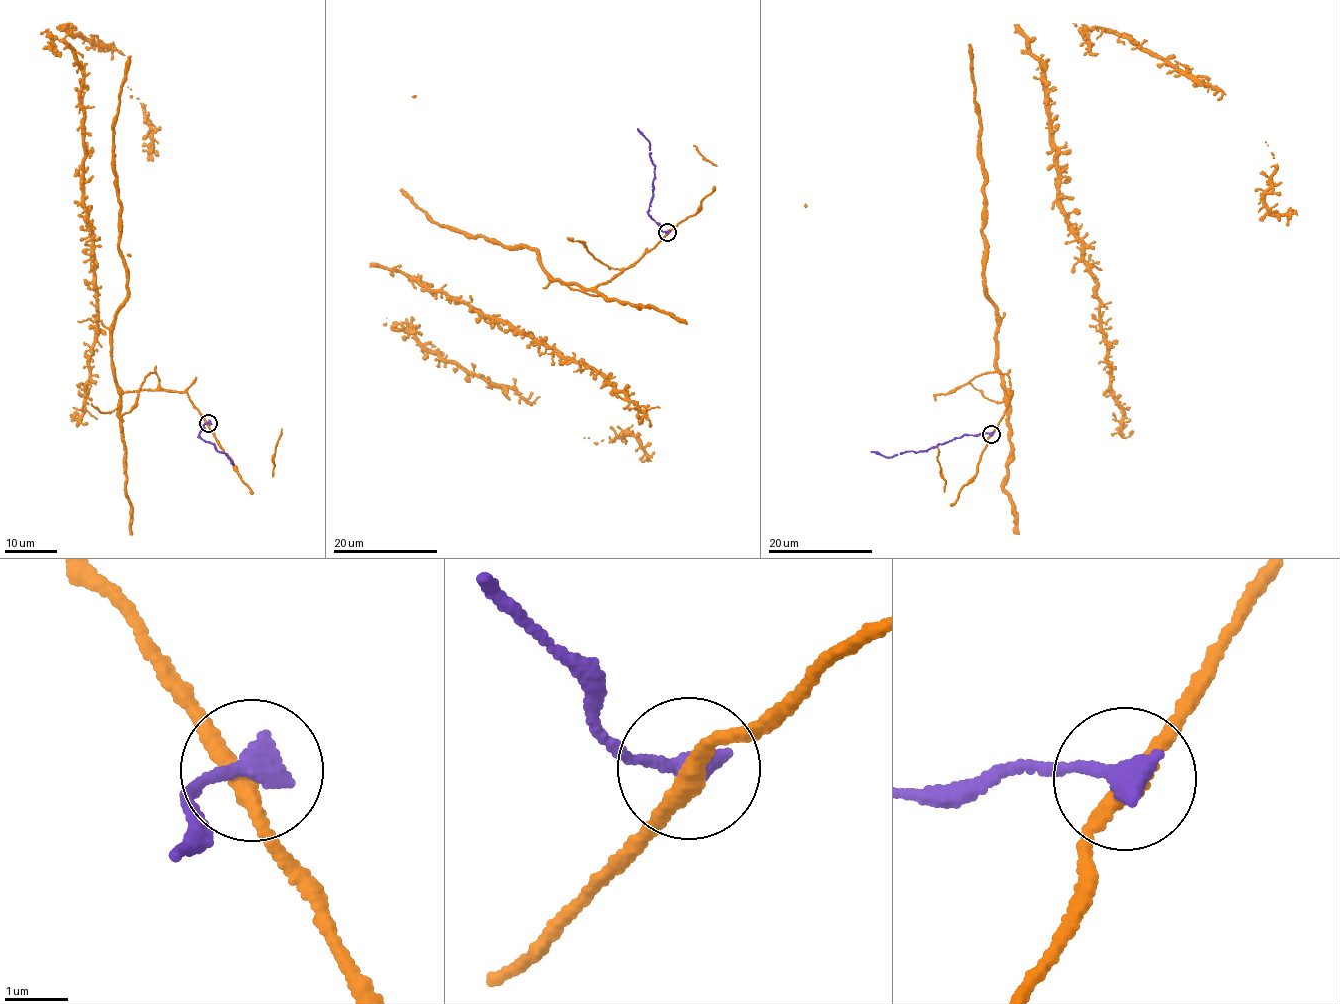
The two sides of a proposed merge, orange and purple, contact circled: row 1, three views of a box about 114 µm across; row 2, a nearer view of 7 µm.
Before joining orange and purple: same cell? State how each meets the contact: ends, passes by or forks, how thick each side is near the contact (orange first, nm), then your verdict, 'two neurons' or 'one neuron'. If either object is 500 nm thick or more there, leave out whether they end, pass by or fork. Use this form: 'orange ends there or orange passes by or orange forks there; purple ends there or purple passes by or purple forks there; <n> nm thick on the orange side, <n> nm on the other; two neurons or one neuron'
orange passes by; purple ends there; 240 nm thick on the orange side, 400 nm on the other; two neurons

